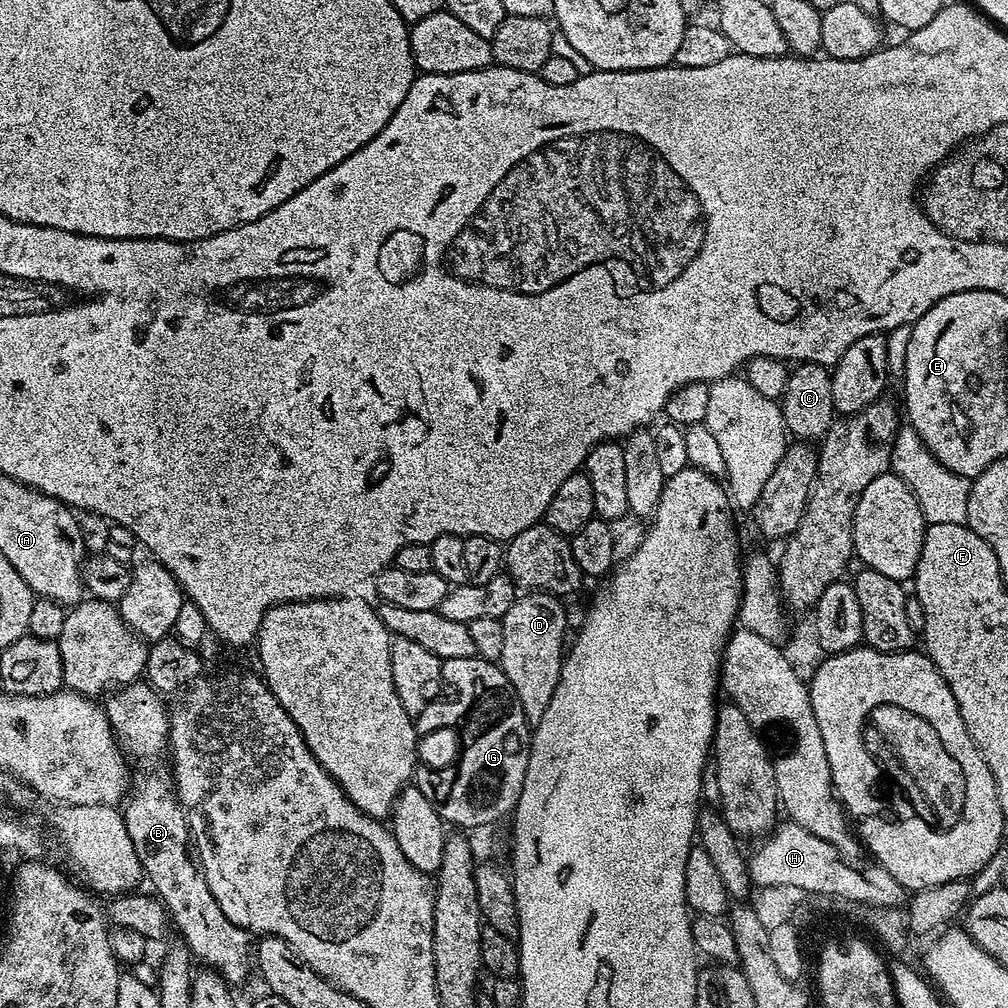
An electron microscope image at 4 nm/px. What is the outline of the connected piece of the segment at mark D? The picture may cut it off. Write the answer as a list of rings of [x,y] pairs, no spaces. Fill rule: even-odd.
[[[525,591],[517,595],[516,601],[506,610],[502,617],[503,647],[501,658],[498,661],[500,669],[510,678],[518,698],[522,702],[522,710],[526,714],[529,725],[534,726],[546,714],[546,706],[550,706],[550,698],[554,698],[554,686],[558,686],[560,668],[564,664],[566,655],[566,640],[564,644],[564,631],[568,628],[568,616],[564,613],[565,601],[558,596],[552,596],[549,592]]]

